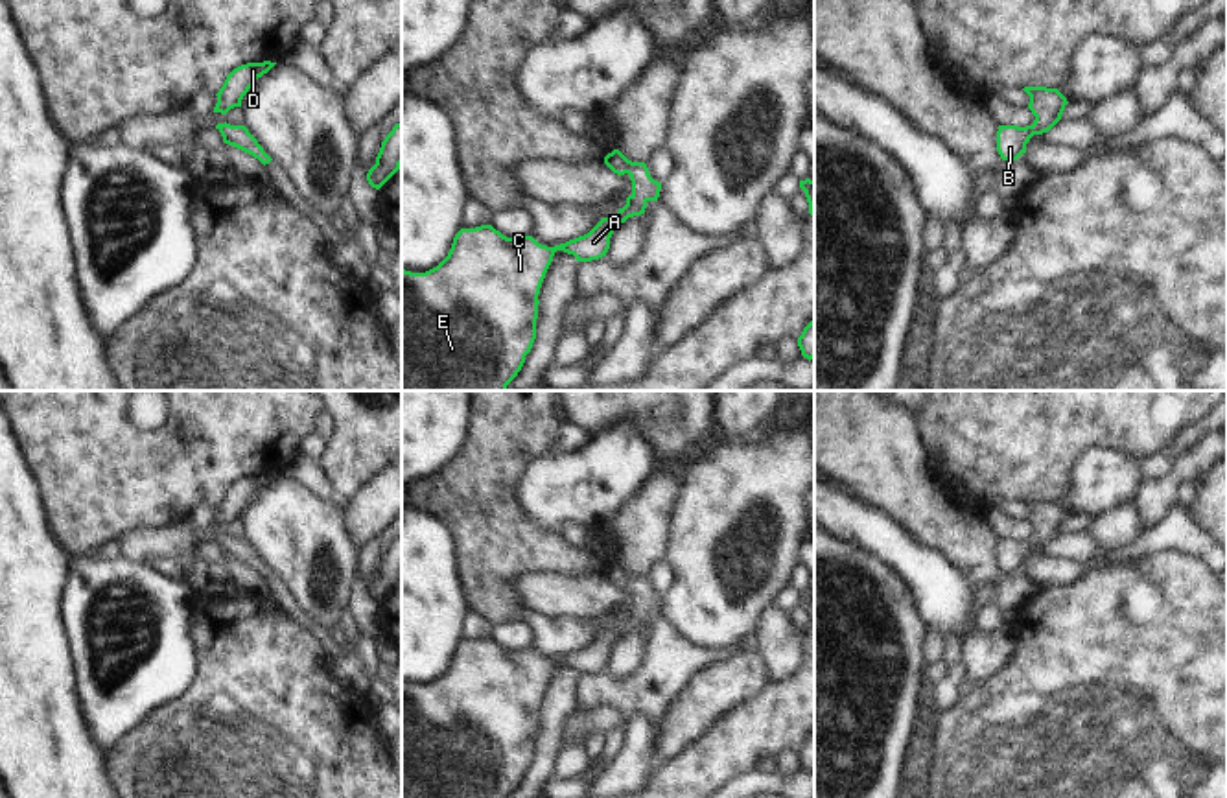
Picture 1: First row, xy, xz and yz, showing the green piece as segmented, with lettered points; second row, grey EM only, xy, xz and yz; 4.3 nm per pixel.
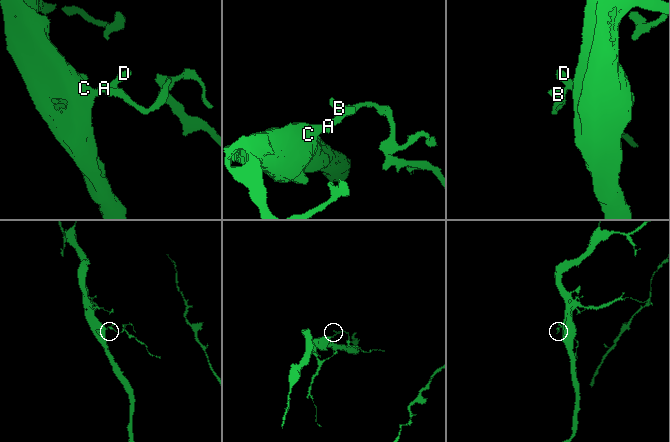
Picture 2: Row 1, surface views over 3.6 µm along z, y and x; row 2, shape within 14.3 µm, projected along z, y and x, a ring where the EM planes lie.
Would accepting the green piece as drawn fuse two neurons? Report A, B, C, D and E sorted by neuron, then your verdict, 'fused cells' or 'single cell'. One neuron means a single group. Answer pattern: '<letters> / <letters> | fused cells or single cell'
A B C D E | single cell

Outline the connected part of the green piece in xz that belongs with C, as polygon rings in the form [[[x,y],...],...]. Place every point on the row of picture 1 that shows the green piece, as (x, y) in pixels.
[[[614,149],[604,157],[604,164],[619,177],[630,175],[632,194],[615,216],[602,217],[588,234],[547,247],[532,236],[507,238],[492,225],[461,229],[437,267],[426,273],[402,269],[402,391],[507,391],[536,339],[538,295],[555,252],[573,254],[577,262],[606,256],[614,230],[628,217],[645,214],[647,203],[660,197],[661,182],[650,177],[645,162],[632,162]]]

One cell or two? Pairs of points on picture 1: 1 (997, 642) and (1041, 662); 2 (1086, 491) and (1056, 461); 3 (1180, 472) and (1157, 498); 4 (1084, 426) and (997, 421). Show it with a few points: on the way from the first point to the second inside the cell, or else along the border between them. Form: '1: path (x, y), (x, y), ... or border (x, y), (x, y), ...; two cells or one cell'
1: border (1014, 629), (1014, 653), (997, 673); two cells
2: border (1104, 448), (1080, 456), (1058, 502); two cells
3: path (1176, 478), (1163, 492); one cell
4: path (1062, 421), (1019, 421); one cell

